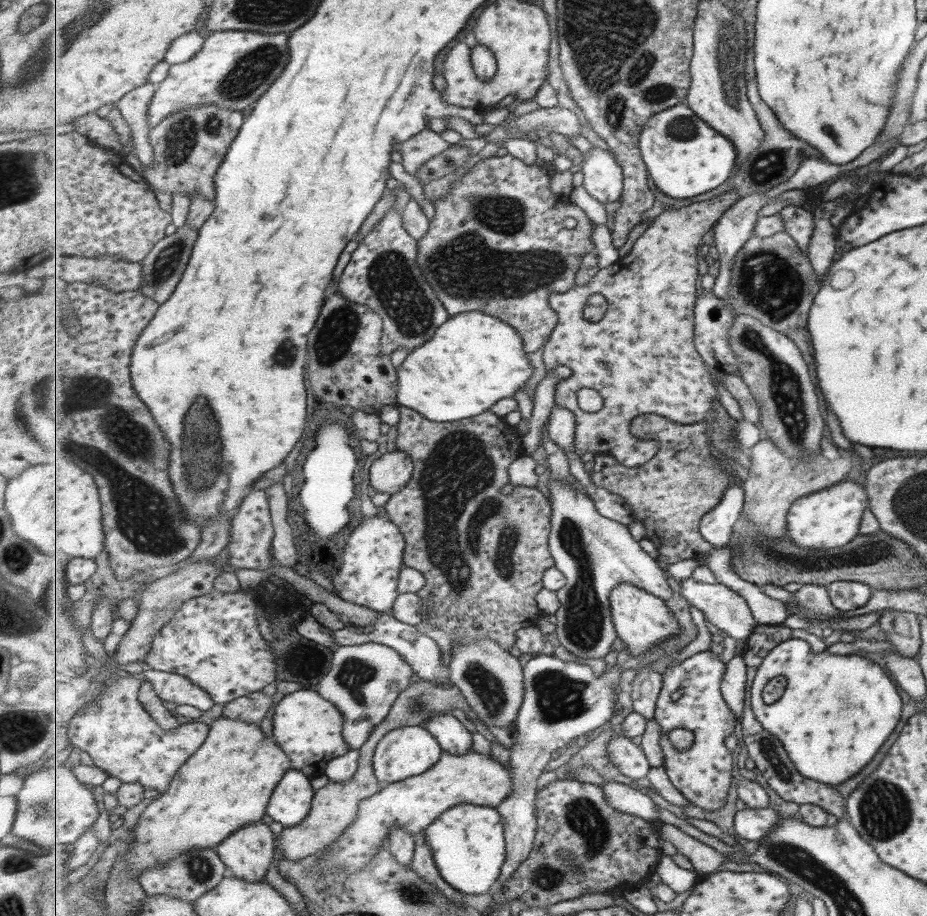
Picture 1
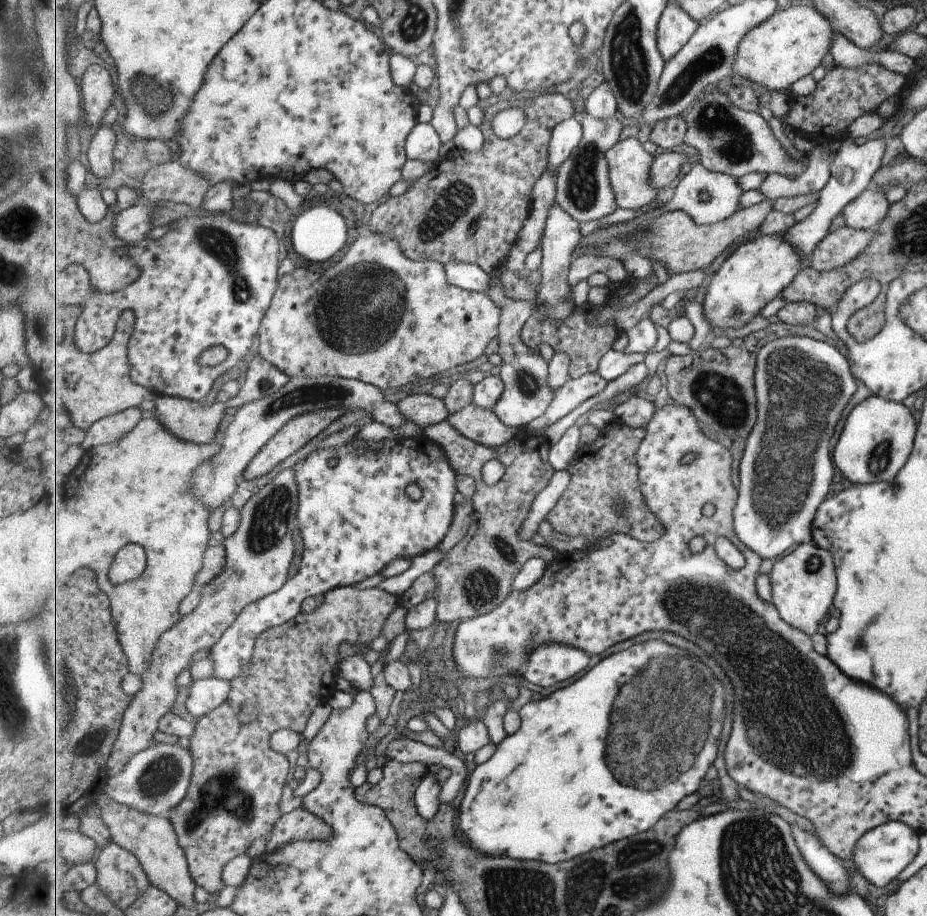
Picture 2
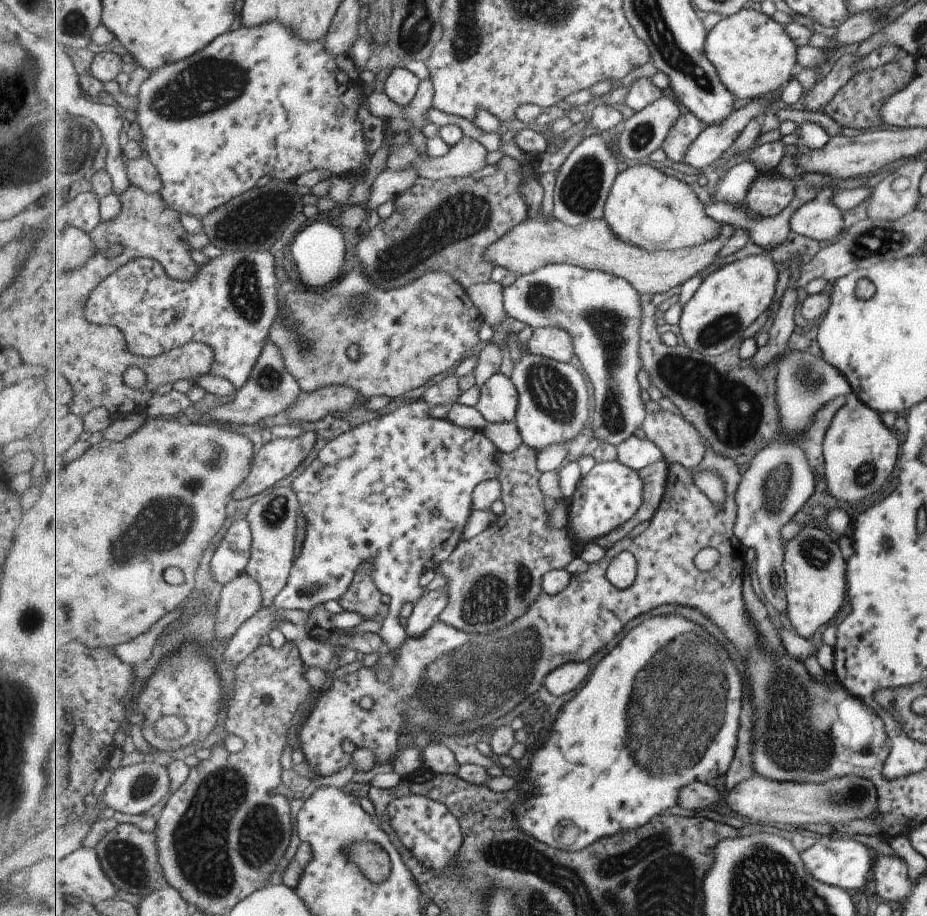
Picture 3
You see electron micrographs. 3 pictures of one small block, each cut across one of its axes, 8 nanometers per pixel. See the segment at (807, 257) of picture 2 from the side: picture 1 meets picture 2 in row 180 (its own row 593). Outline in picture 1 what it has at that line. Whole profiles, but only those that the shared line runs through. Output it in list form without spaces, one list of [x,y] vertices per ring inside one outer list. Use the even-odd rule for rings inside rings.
[[[854,580],[833,581],[825,587],[831,606],[841,612],[865,606],[872,592],[869,586]]]

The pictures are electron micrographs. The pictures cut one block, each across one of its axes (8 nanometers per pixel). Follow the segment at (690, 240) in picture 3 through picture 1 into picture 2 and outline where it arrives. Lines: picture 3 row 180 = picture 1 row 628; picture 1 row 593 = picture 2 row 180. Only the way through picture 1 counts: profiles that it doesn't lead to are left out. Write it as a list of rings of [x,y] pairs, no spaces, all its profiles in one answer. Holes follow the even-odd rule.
[[[637,138],[619,141],[619,144],[611,148],[605,156],[609,160],[613,190],[616,190],[617,207],[638,211],[655,200],[659,189],[653,186],[653,162],[656,156],[649,154]]]

